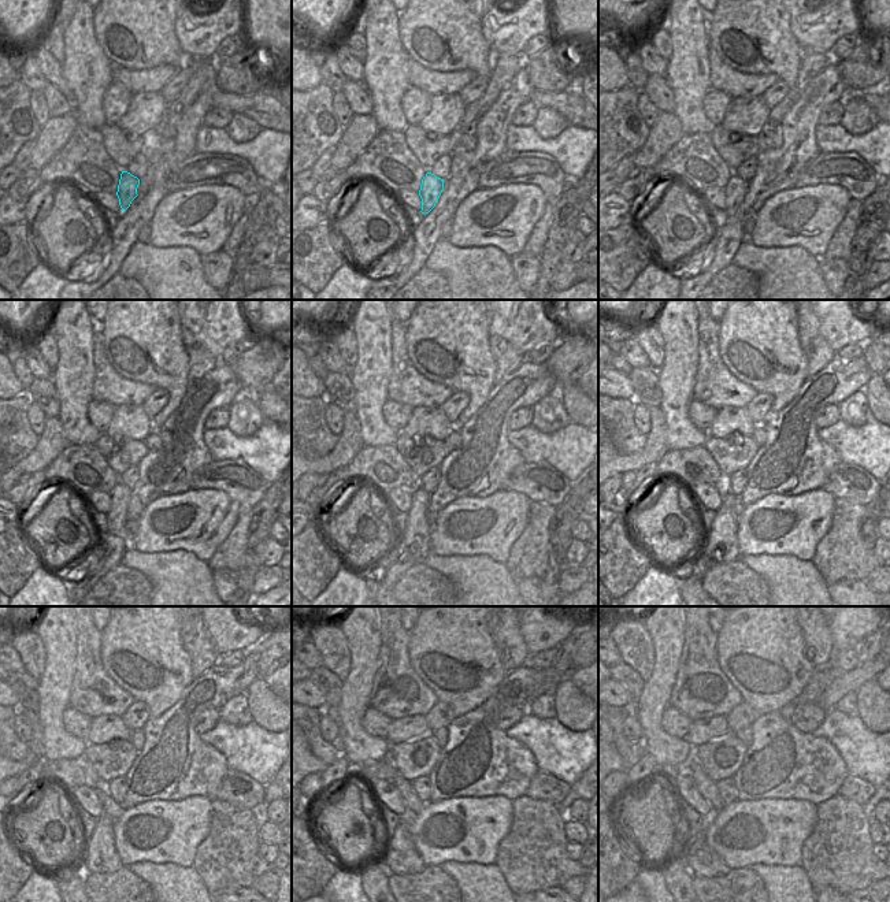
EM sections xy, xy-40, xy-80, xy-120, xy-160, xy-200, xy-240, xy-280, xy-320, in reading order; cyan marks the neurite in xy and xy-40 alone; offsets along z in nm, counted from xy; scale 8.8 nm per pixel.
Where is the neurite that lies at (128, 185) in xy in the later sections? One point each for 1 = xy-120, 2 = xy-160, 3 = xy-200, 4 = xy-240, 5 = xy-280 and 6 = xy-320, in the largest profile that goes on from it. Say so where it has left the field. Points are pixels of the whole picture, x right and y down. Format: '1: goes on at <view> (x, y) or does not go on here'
1: goes on at xy-120 (119, 496)
2: goes on at xy-160 (415, 541)
3: goes on at xy-200 (720, 546)
4: goes on at xy-240 (100, 854)
5: goes on at xy-280 (401, 856)
6: goes on at xy-320 (698, 856)

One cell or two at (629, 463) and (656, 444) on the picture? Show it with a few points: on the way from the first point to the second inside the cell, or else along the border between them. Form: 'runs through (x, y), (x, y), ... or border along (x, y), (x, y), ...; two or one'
runs through (636, 461), (649, 450); one

